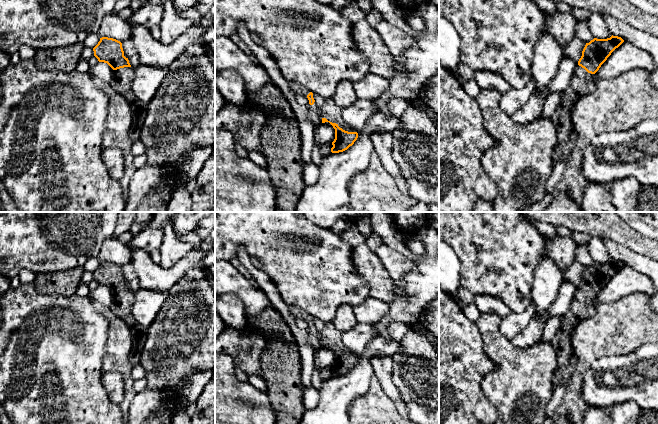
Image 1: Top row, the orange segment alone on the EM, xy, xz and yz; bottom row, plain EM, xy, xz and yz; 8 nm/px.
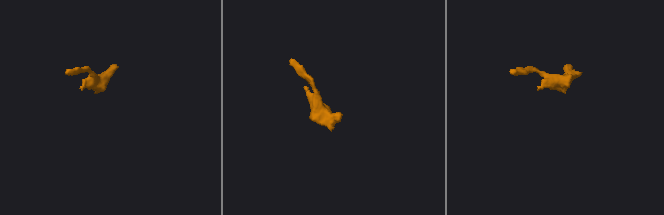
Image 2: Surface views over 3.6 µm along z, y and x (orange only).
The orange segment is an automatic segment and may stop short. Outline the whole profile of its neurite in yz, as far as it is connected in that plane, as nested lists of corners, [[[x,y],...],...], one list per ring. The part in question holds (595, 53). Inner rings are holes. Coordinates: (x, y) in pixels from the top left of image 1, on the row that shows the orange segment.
[[[612,35],[607,39],[594,38],[586,43],[570,84],[563,92],[560,102],[550,118],[557,132],[557,144],[552,155],[553,165],[567,159],[575,147],[577,138],[571,123],[573,105],[581,96],[595,90],[597,80],[594,78],[594,74],[623,42],[621,37]]]

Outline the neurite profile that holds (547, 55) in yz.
[[[543,30],[535,50],[531,77],[536,81],[535,93],[546,93],[556,75],[562,59],[561,44],[549,32]]]

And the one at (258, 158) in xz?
[[[249,150],[248,151],[248,158],[254,162],[257,166],[262,167],[262,168],[267,168],[267,161],[264,156],[264,154],[260,153],[259,151],[256,150]]]

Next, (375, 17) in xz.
[[[375,9],[371,11],[371,14],[369,16],[369,21],[371,23],[371,26],[373,28],[376,28],[378,23],[382,20],[382,15]]]

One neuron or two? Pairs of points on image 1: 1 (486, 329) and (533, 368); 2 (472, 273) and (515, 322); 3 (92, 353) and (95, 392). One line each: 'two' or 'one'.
1: one
2: two
3: one

